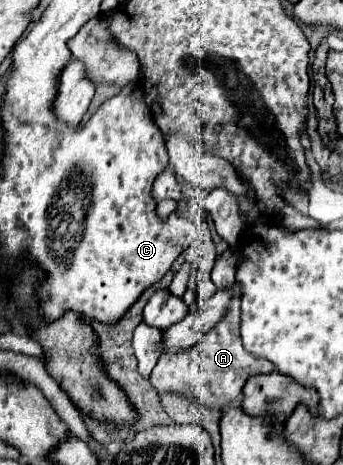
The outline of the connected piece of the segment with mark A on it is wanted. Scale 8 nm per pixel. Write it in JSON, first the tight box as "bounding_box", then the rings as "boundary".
{"bounding_box":[150,299,274,409],"boundary":[[[234,299],[228,307],[224,319],[190,349],[180,349],[176,353],[164,353],[150,373],[150,385],[158,393],[182,393],[192,401],[202,403],[210,409],[224,409],[228,403],[242,395],[242,387],[248,377],[260,373],[272,373],[274,365],[266,359],[254,357],[242,345],[240,337],[240,299]]]}

